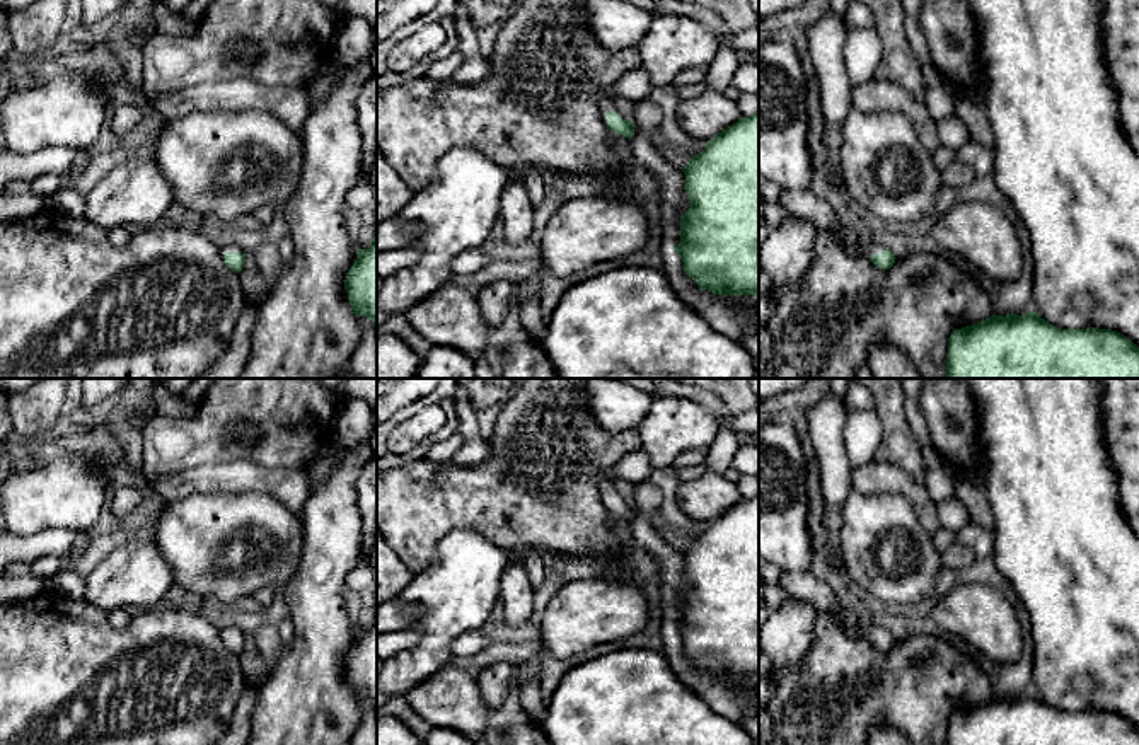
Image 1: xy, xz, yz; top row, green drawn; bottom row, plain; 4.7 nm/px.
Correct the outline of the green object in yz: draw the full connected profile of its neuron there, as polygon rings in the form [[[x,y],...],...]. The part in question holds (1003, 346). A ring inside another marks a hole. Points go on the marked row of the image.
[[[1037,312],[1006,314],[955,329],[946,378],[1139,378],[1139,348],[1112,329],[1062,329]]]

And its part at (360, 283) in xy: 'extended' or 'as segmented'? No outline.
as segmented

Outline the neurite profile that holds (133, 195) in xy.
[[[128,157],[87,194],[85,220],[99,230],[143,228],[164,222],[174,201],[172,186],[152,159]]]

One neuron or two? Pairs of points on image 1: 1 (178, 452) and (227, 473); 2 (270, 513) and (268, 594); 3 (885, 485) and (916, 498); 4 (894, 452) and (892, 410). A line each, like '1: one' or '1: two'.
1: two
2: two
3: one
4: one

